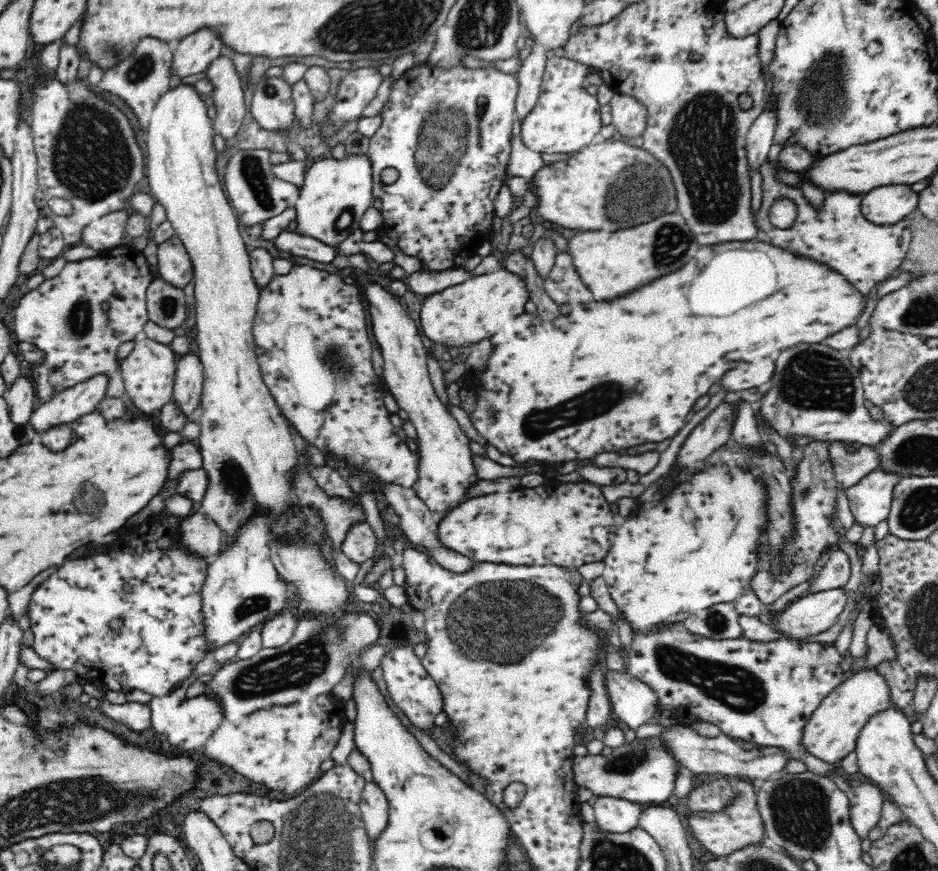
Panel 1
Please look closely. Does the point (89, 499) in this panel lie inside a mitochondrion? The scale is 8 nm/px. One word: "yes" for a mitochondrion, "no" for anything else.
yes

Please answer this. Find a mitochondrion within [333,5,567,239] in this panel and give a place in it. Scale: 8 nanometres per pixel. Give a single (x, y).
(443, 133)

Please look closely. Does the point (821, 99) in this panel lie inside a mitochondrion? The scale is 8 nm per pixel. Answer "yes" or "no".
yes

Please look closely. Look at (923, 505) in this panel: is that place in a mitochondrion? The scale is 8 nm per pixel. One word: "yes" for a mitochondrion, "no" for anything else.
yes

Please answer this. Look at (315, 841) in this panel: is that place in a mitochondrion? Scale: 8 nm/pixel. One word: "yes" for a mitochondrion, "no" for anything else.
yes

